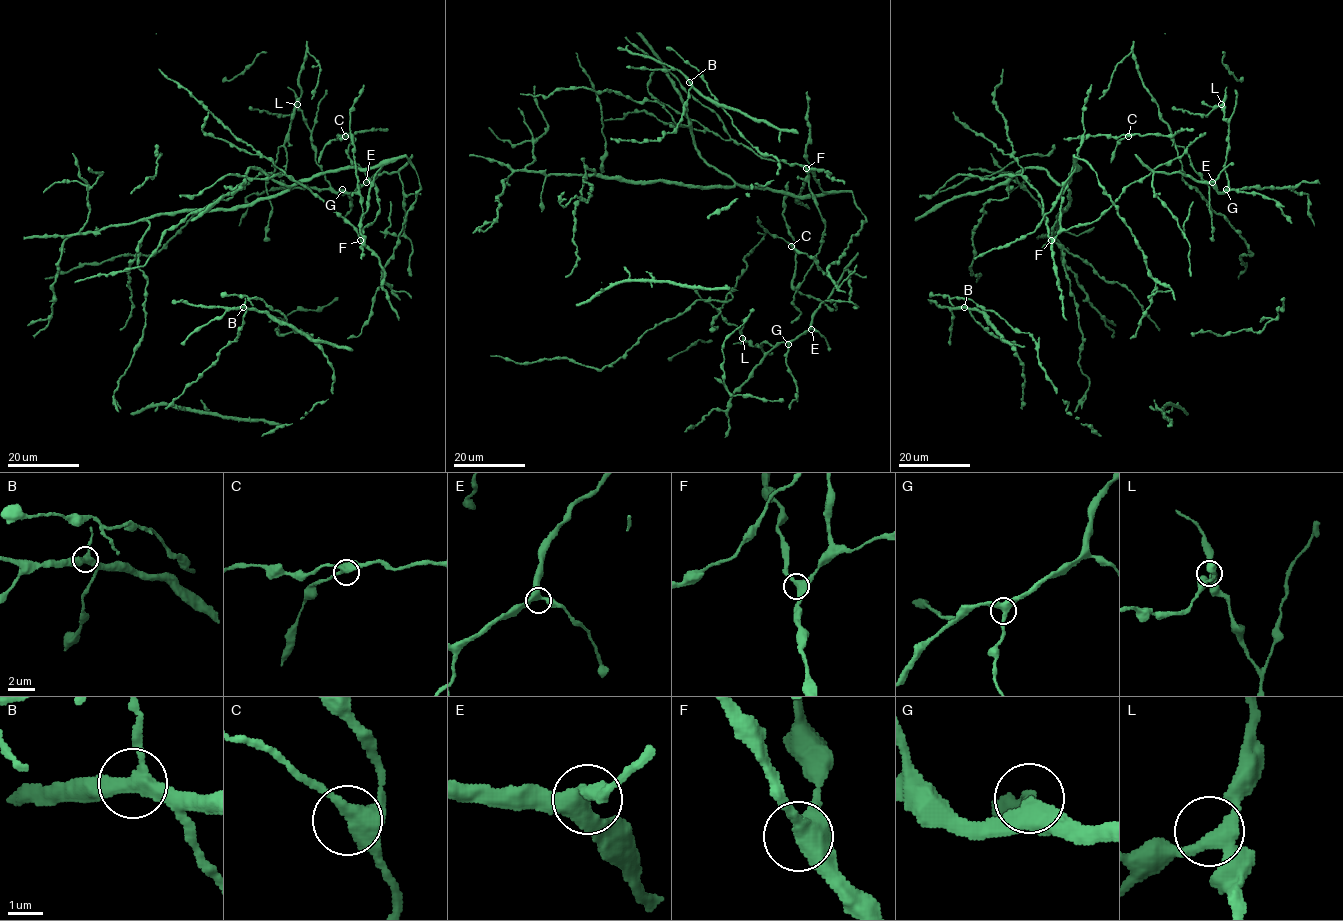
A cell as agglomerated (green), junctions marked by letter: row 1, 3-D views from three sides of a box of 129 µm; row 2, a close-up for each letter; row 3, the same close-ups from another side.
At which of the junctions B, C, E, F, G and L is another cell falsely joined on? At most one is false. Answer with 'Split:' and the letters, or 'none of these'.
Split: none of these

